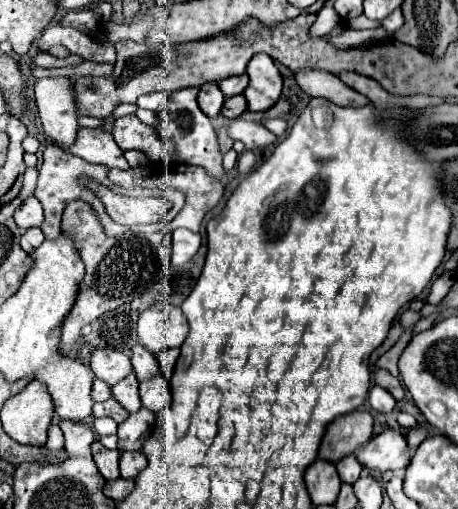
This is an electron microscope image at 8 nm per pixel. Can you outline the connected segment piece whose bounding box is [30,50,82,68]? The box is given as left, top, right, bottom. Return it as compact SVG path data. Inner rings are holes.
M36 50L32 56L32 62L36 64L36 66L40 66L40 68L60 68L60 66L76 66L76 64L80 64L82 62L82 58L80 56L68 56L68 58L54 58L52 54L48 54L48 52L40 52L40 50Z

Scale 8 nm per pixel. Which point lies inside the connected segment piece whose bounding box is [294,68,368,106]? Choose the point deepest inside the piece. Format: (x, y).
(314, 82)

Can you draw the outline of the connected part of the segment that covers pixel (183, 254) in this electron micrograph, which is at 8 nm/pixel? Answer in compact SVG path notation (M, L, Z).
M176 228L172 234L172 264L180 266L188 262L200 248L200 234L186 228Z

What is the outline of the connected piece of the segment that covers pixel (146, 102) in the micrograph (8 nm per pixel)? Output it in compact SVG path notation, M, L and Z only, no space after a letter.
M152 92L152 94L146 94L146 96L140 96L138 98L138 106L140 108L146 108L146 110L156 110L156 108L164 108L168 96L164 92Z

